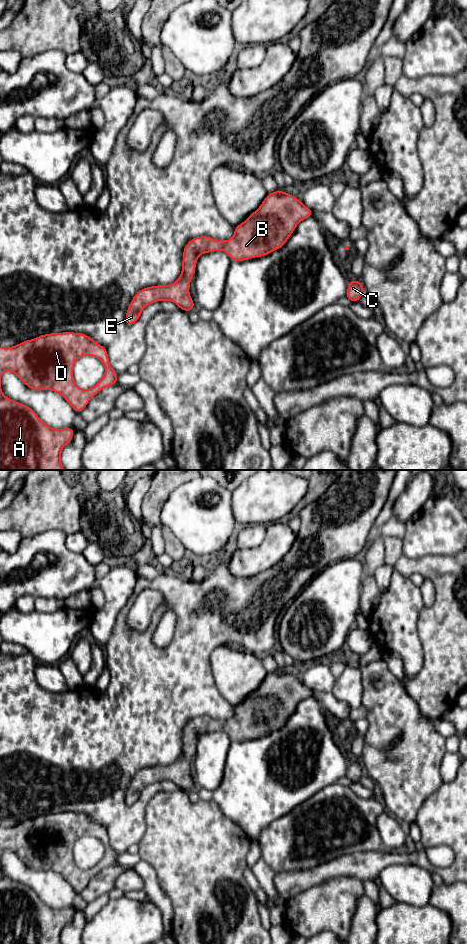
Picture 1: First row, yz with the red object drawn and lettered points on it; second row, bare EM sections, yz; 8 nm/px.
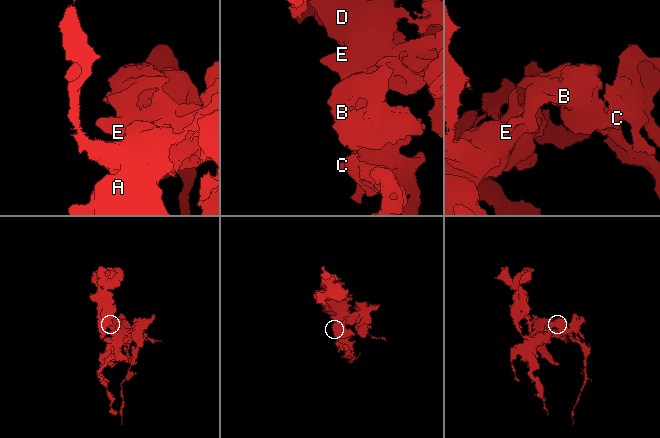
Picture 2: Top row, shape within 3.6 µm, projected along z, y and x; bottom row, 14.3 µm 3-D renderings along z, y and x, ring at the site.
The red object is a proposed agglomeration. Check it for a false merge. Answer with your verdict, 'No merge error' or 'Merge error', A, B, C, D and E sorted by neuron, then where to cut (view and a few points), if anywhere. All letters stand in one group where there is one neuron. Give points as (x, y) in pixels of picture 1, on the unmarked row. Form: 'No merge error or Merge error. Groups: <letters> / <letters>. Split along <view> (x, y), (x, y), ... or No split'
No merge error. Groups: A B C D E. No split

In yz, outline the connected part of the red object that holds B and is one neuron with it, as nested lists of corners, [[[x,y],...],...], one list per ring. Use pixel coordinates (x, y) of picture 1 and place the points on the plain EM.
[[[286,671],[268,673],[261,685],[244,702],[234,707],[234,716],[226,721],[213,719],[210,716],[192,718],[183,729],[182,752],[179,758],[171,765],[156,765],[145,767],[132,778],[125,796],[128,806],[139,801],[143,789],[157,781],[172,781],[179,789],[190,792],[196,788],[190,776],[190,761],[194,757],[197,738],[201,734],[224,730],[231,741],[245,741],[255,737],[264,737],[283,727],[297,705],[304,699],[313,697],[313,690],[306,687],[301,680]]]

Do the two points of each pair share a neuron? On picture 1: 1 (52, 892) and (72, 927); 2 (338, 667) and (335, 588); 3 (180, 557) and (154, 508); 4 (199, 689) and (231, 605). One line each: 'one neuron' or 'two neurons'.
1: two neurons
2: two neurons
3: one neuron
4: one neuron

